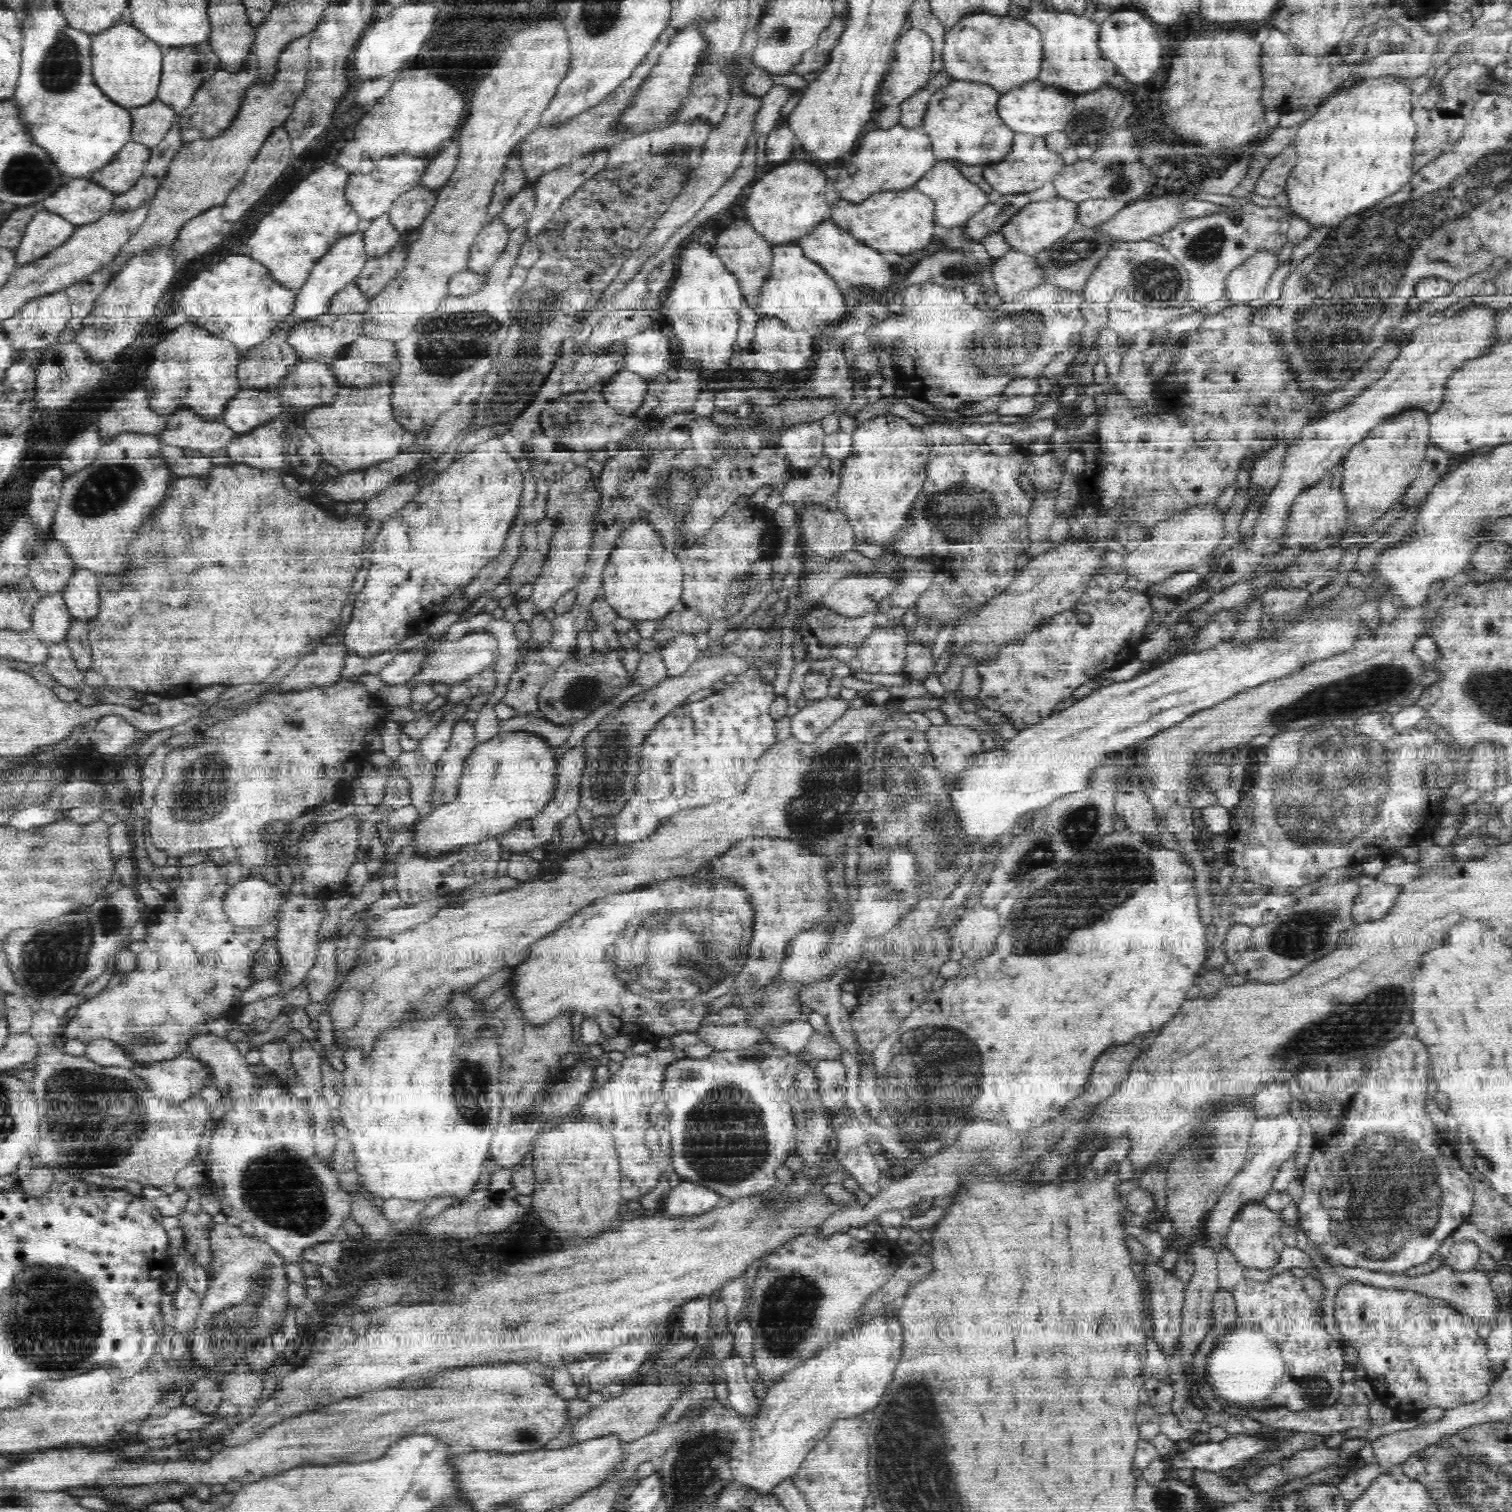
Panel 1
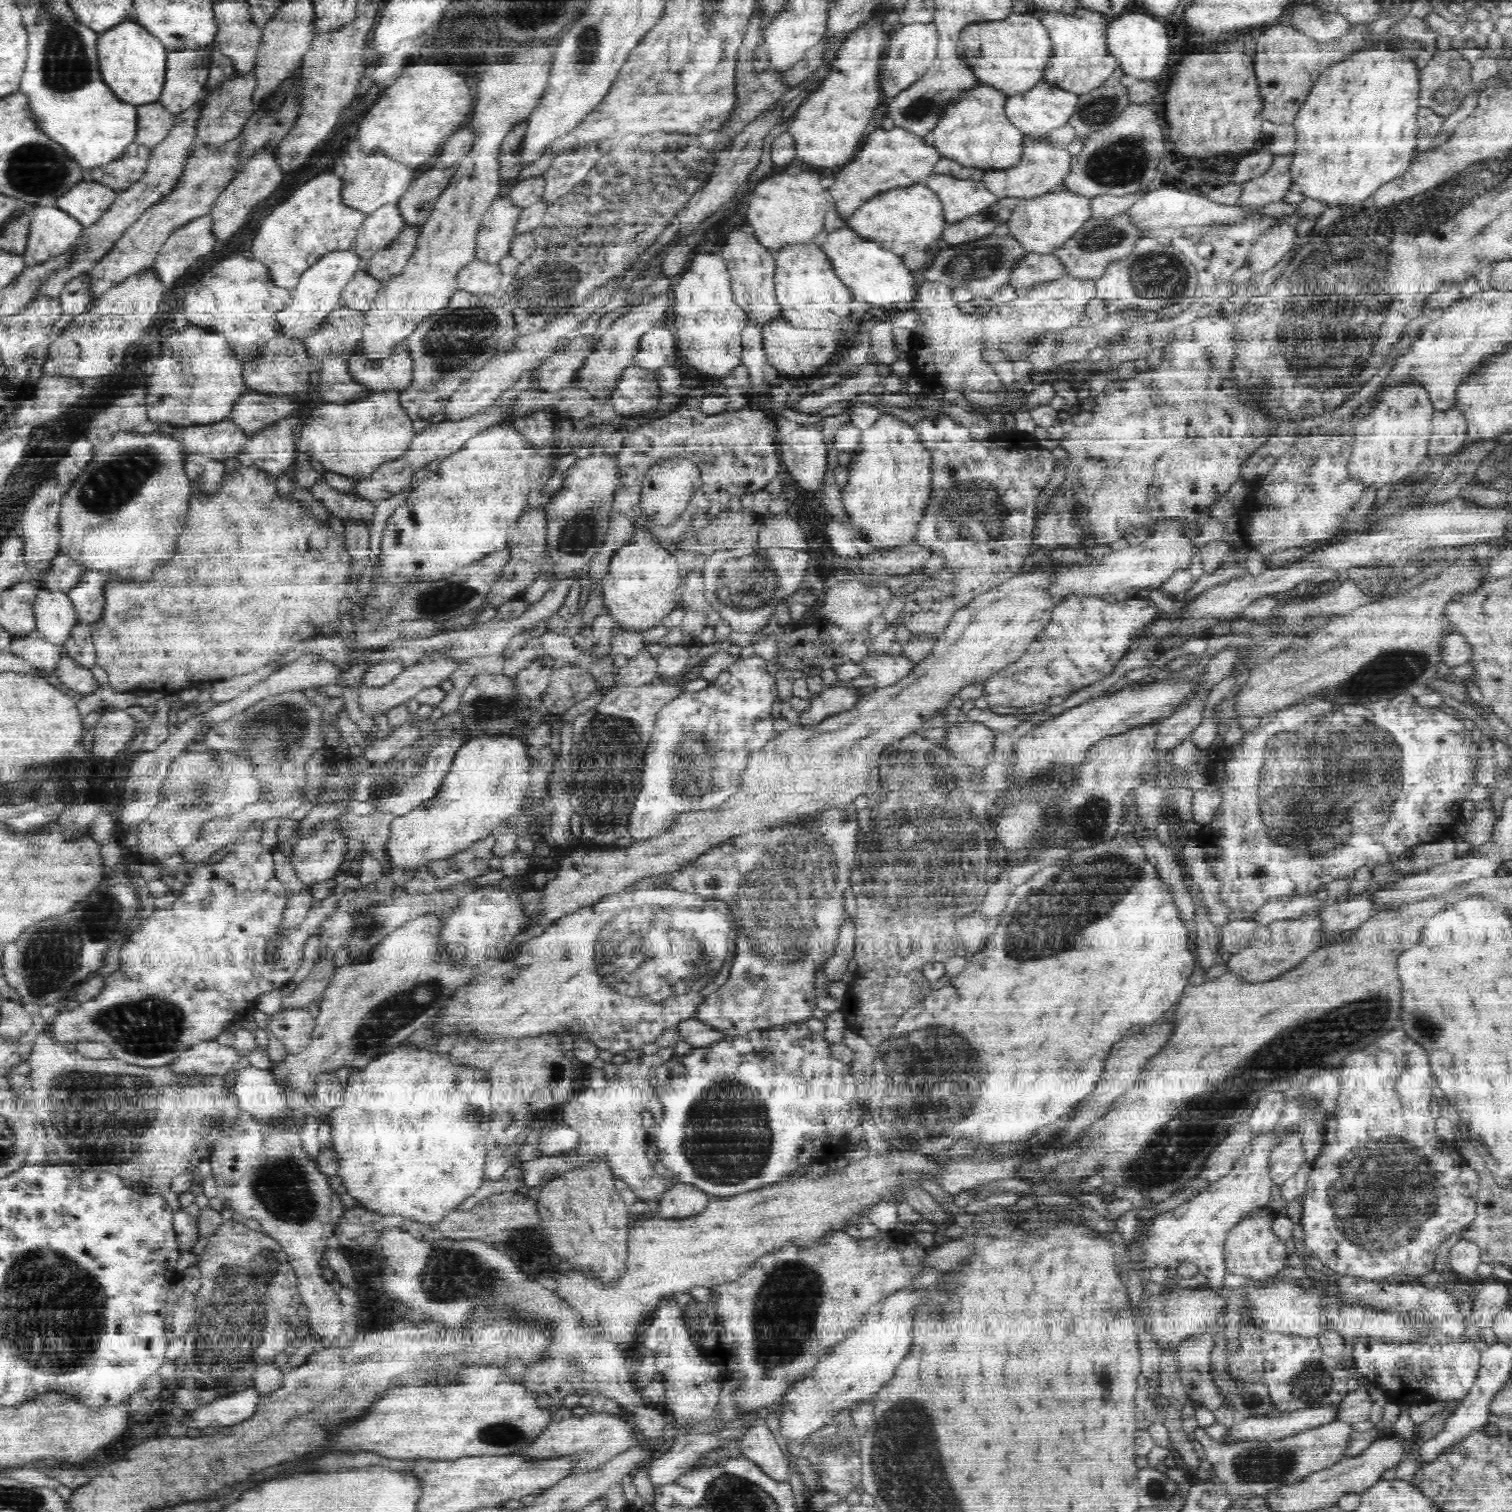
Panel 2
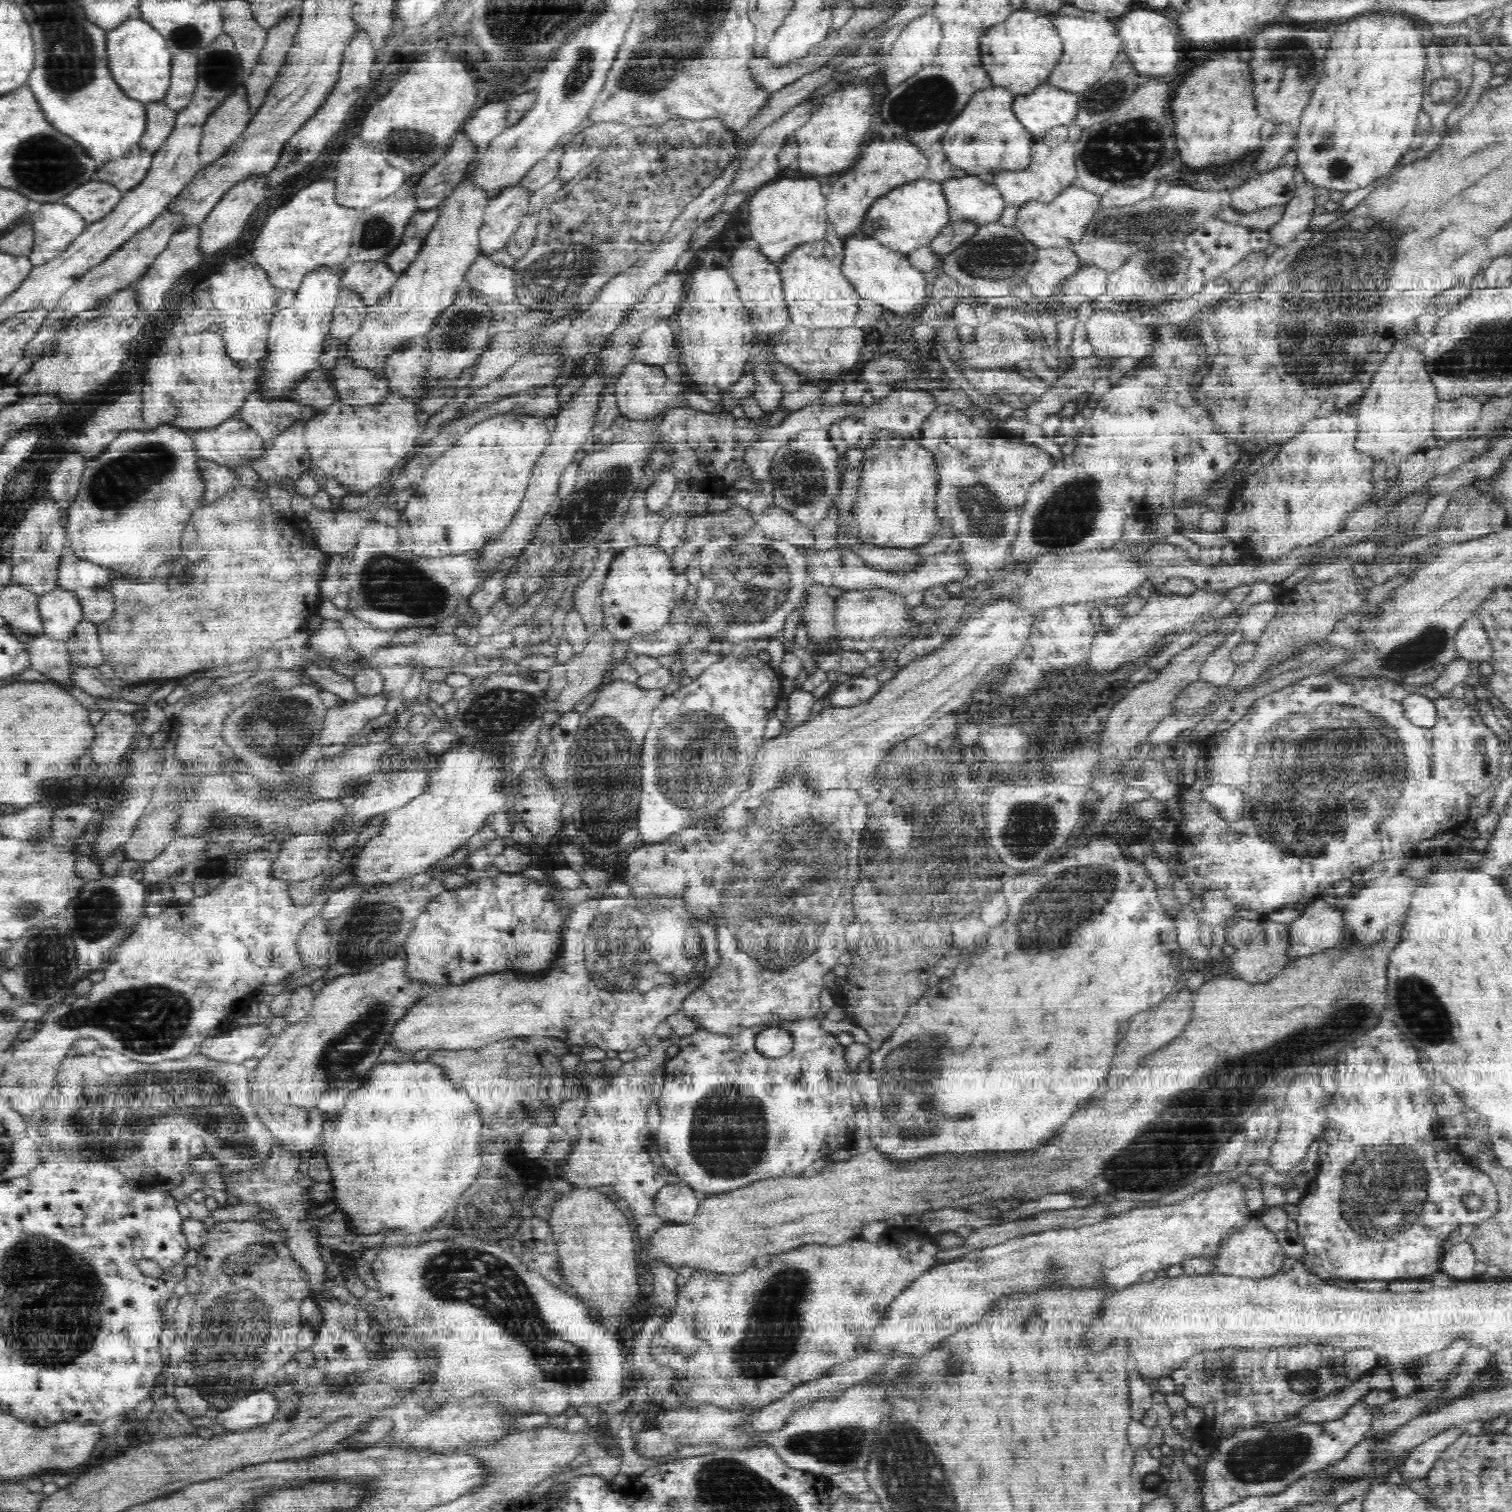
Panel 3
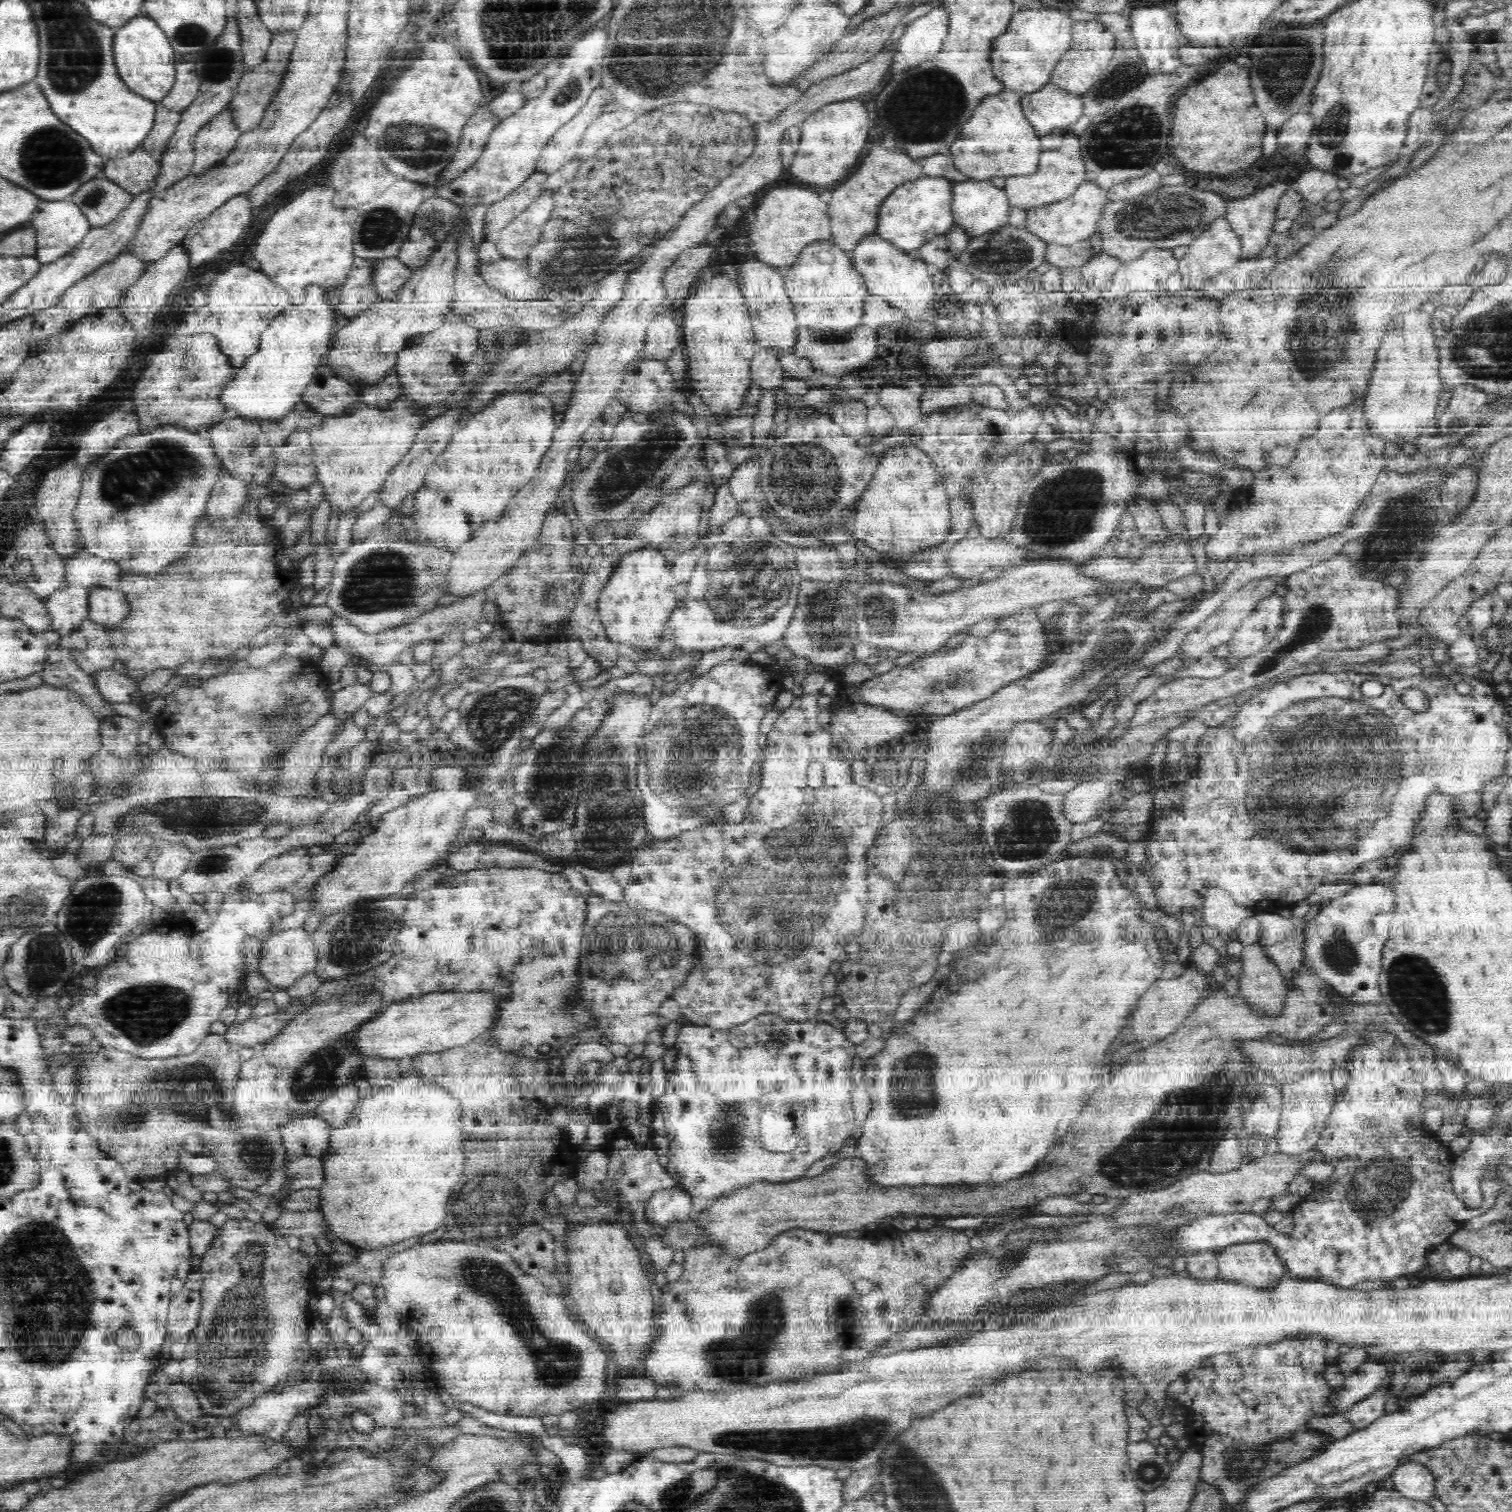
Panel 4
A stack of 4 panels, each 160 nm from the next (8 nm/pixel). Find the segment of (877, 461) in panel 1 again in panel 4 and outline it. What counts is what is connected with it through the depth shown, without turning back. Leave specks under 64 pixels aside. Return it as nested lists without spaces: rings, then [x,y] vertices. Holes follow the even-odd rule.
[[[912,445],[889,449],[888,456],[876,471],[876,478],[871,482],[872,488],[869,486],[856,503],[855,515],[841,529],[850,532],[856,540],[863,540],[882,561],[887,560],[896,566],[904,566],[919,554],[944,545],[944,540],[950,536],[952,530],[950,495],[947,493],[943,477],[936,470],[936,465],[921,449]]]

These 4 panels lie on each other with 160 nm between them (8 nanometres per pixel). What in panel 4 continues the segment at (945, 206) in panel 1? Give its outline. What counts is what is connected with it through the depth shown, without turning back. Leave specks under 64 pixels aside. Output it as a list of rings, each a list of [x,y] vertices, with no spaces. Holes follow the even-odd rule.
[[[970,181],[958,183],[955,186],[955,195],[951,204],[955,224],[964,229],[970,238],[991,234],[1006,226],[1010,220],[1012,205],[1004,189],[996,187],[990,181]]]

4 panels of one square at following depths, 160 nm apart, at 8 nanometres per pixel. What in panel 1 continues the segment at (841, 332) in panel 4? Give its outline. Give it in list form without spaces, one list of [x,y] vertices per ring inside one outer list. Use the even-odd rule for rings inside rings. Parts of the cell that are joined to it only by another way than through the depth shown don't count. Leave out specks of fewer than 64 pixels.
[[[784,243],[773,247],[773,265],[767,286],[763,288],[763,304],[759,314],[779,318],[786,326],[796,331],[810,326],[830,324],[851,310],[844,302],[844,295],[832,276],[819,262],[808,256],[802,245]]]

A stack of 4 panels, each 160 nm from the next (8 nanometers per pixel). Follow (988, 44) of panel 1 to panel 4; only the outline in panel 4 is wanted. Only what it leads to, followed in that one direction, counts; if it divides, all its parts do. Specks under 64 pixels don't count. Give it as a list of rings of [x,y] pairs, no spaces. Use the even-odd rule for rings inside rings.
[[[1060,8],[1024,9],[1012,16],[1012,24],[1004,36],[996,42],[996,52],[992,52],[992,68],[996,72],[996,78],[1006,84],[1005,88],[1022,94],[1040,90],[1050,82],[1052,70],[1060,62],[1060,59],[1072,48],[1072,30],[1074,22],[1068,12]]]

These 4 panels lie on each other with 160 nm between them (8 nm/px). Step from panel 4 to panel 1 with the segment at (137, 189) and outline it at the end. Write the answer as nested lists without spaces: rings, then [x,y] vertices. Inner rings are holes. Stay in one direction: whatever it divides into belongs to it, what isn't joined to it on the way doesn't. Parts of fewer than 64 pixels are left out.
[[[130,141],[118,152],[116,160],[112,160],[92,172],[90,180],[117,194],[126,192],[144,175],[151,147]]]

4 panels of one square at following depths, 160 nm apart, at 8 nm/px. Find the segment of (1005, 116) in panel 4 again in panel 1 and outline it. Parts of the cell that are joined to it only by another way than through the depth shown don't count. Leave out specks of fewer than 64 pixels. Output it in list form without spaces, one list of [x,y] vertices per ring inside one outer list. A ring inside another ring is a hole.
[[[954,80],[944,92],[932,96],[932,108],[928,108],[928,120],[924,122],[926,134],[932,138],[933,152],[938,161],[958,161],[968,166],[991,166],[1002,163],[1012,152],[1016,132],[1005,124],[997,108],[1001,92],[996,92],[990,84]]]

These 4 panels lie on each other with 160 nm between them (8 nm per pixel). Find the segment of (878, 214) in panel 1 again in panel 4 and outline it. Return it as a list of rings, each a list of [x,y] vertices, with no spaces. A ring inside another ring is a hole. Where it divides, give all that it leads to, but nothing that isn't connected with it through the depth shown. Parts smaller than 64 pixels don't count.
[[[930,175],[902,184],[880,207],[880,224],[877,226],[876,234],[906,251],[916,250],[924,243],[946,234],[956,225],[951,207],[956,184],[956,180],[950,180],[946,176]]]

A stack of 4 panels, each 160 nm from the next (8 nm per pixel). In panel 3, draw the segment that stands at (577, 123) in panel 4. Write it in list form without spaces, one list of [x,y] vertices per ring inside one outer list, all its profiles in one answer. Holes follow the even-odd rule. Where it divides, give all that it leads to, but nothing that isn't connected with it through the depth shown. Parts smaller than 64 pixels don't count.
[[[556,142],[556,146],[548,150],[546,156],[528,171],[528,174],[519,184],[523,184],[533,192],[538,190],[538,188],[544,186],[544,184],[558,176],[558,170],[560,170],[563,156],[564,145],[557,144]]]

